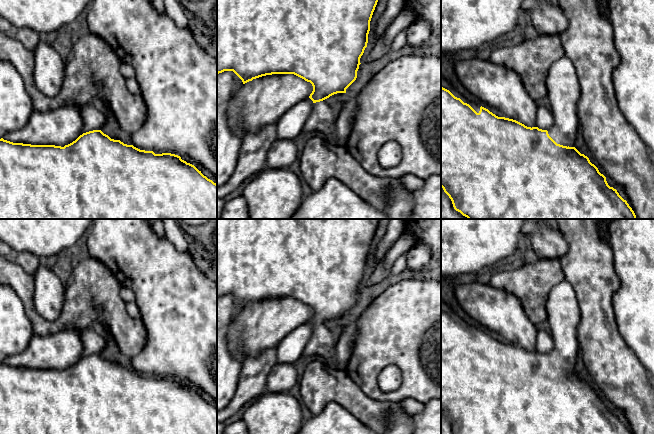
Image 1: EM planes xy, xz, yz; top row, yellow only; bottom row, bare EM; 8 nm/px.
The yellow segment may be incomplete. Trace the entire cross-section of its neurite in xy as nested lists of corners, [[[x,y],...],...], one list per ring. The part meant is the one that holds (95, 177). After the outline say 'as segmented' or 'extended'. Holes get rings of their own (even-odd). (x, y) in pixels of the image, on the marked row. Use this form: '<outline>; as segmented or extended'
[[[101,130],[80,135],[64,147],[31,145],[0,139],[0,219],[217,219],[217,184],[204,176],[194,165],[171,153],[155,154],[140,150],[120,140],[111,139]]]; as segmented

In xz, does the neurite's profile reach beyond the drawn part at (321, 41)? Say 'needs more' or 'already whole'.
needs more

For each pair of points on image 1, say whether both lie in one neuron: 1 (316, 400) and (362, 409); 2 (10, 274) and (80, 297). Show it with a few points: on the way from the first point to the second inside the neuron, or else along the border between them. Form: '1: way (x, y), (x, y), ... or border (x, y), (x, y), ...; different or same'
1: way (327, 396), (349, 396), (351, 398); same
2: way (27, 297), (44, 325), (63, 320); same

